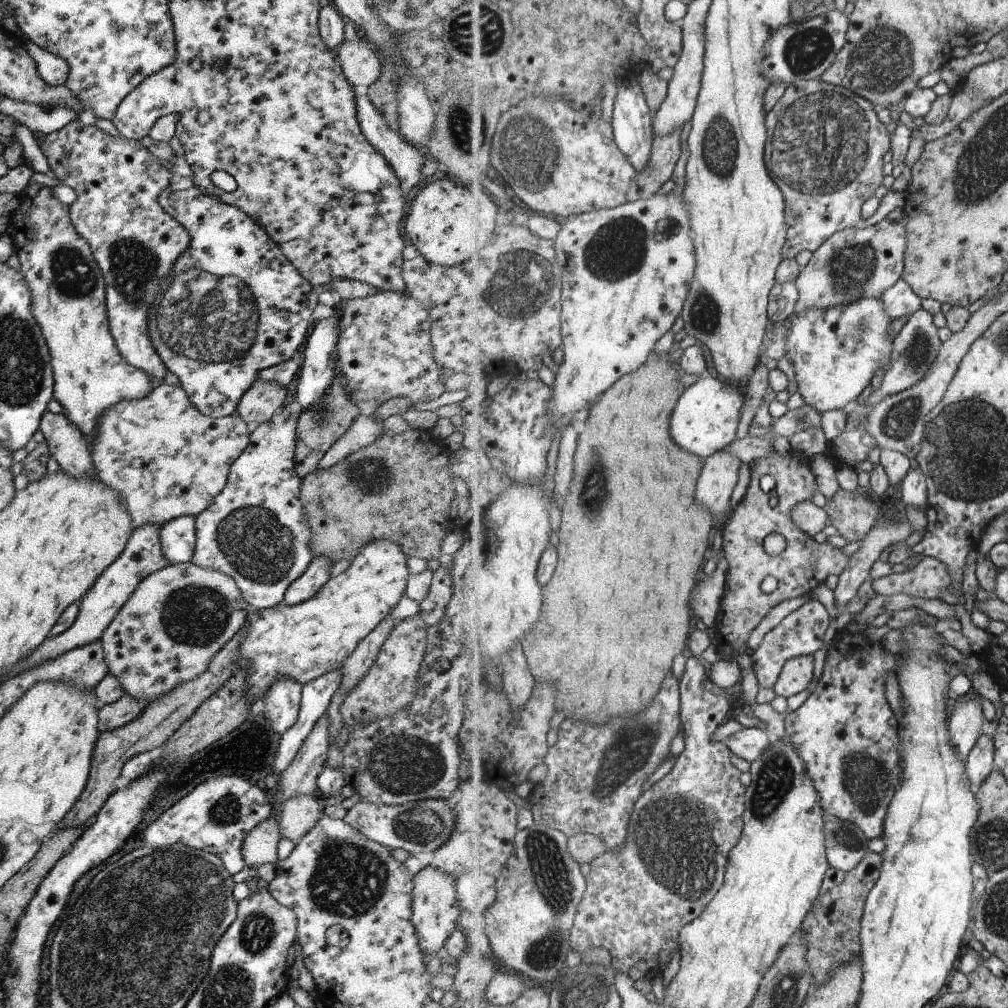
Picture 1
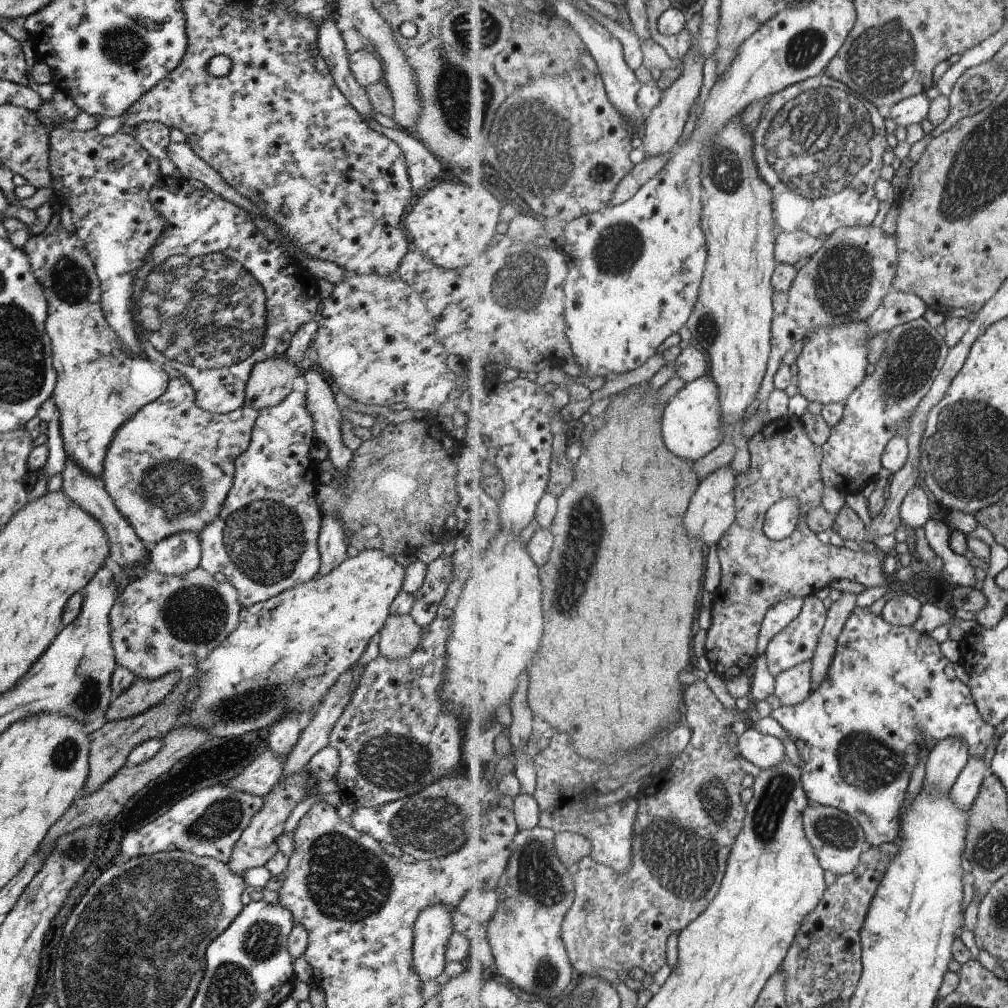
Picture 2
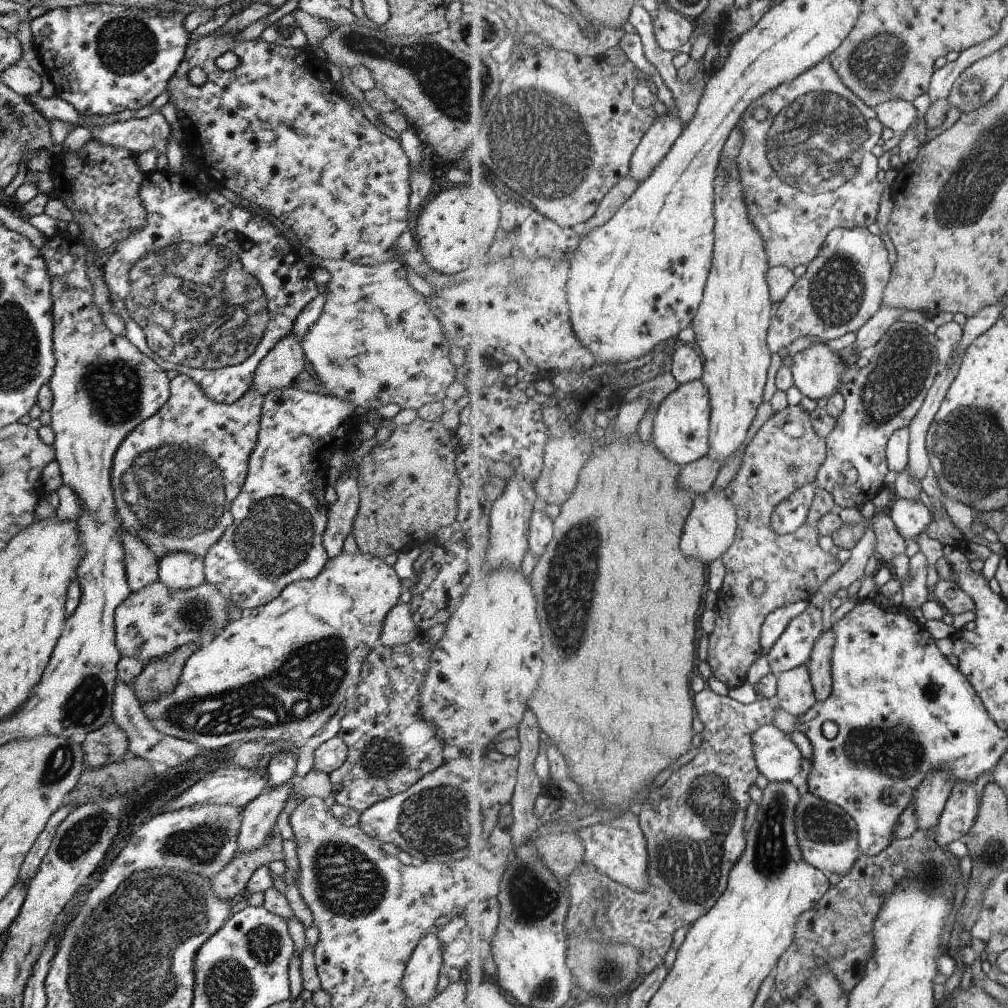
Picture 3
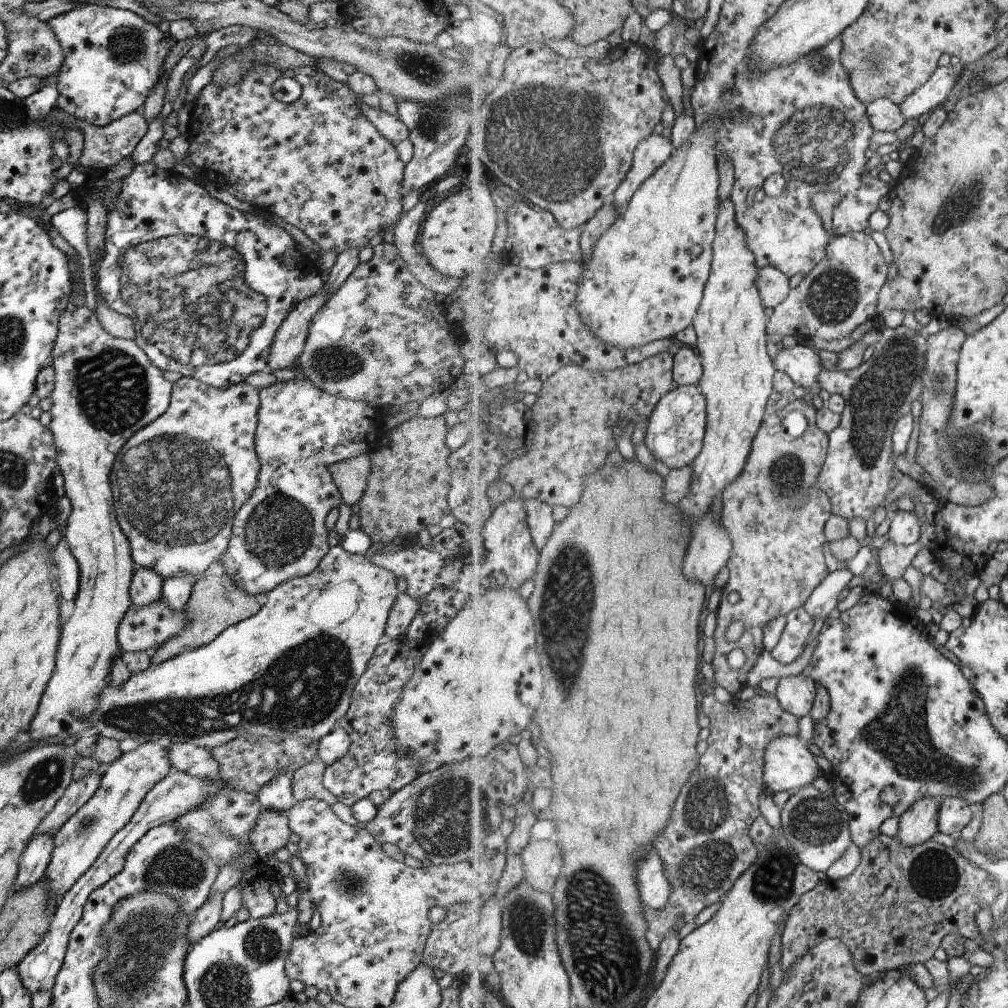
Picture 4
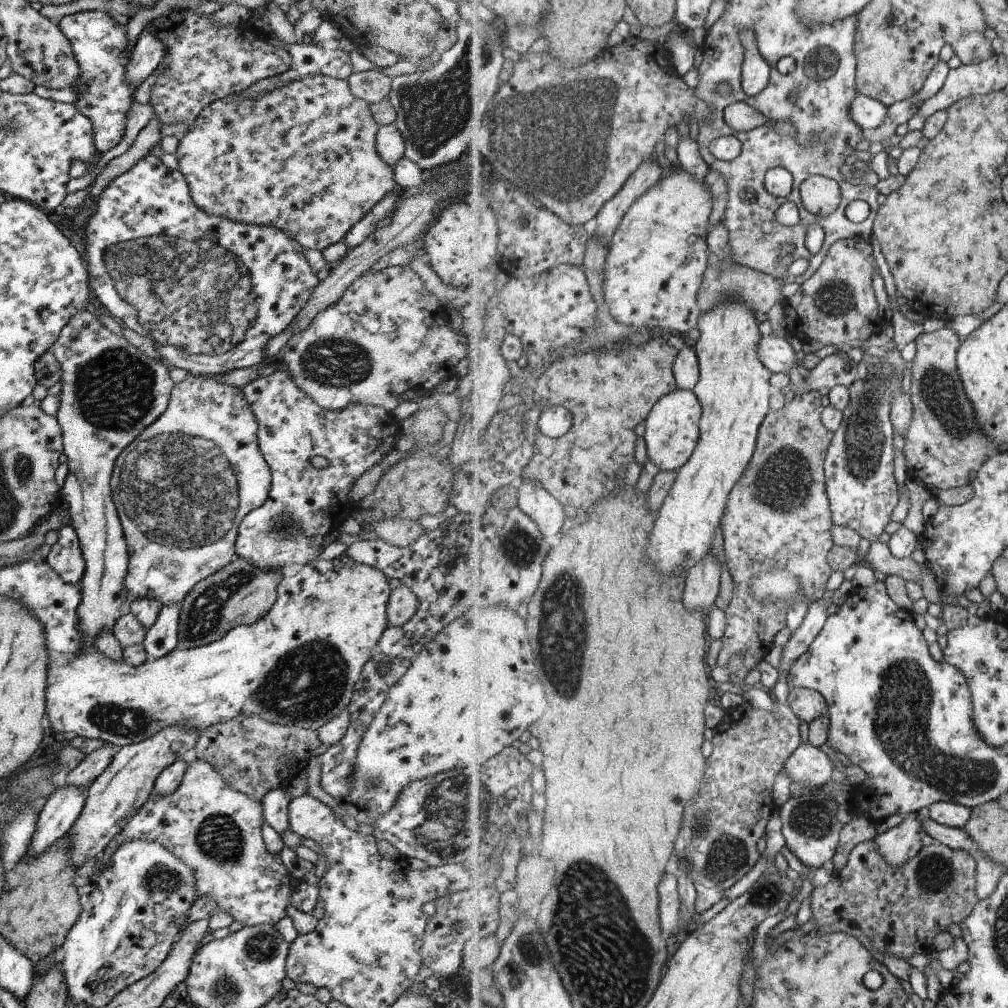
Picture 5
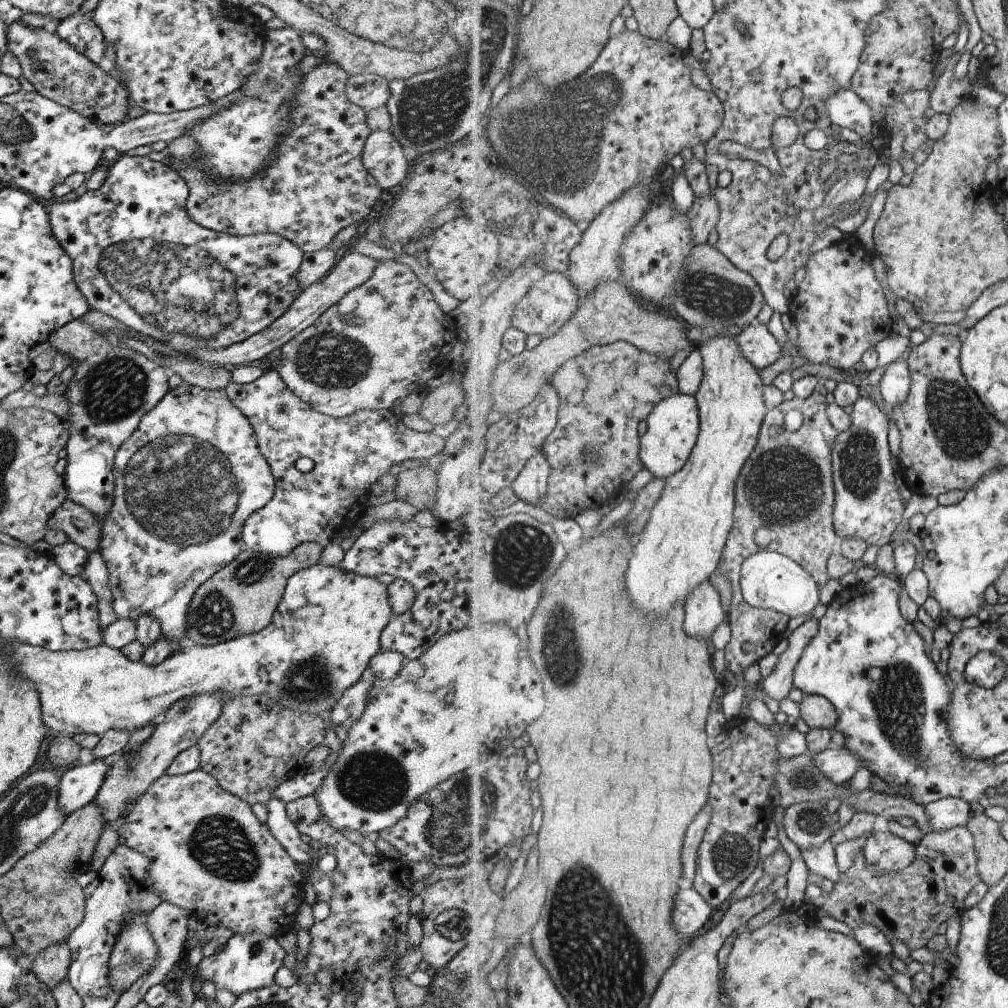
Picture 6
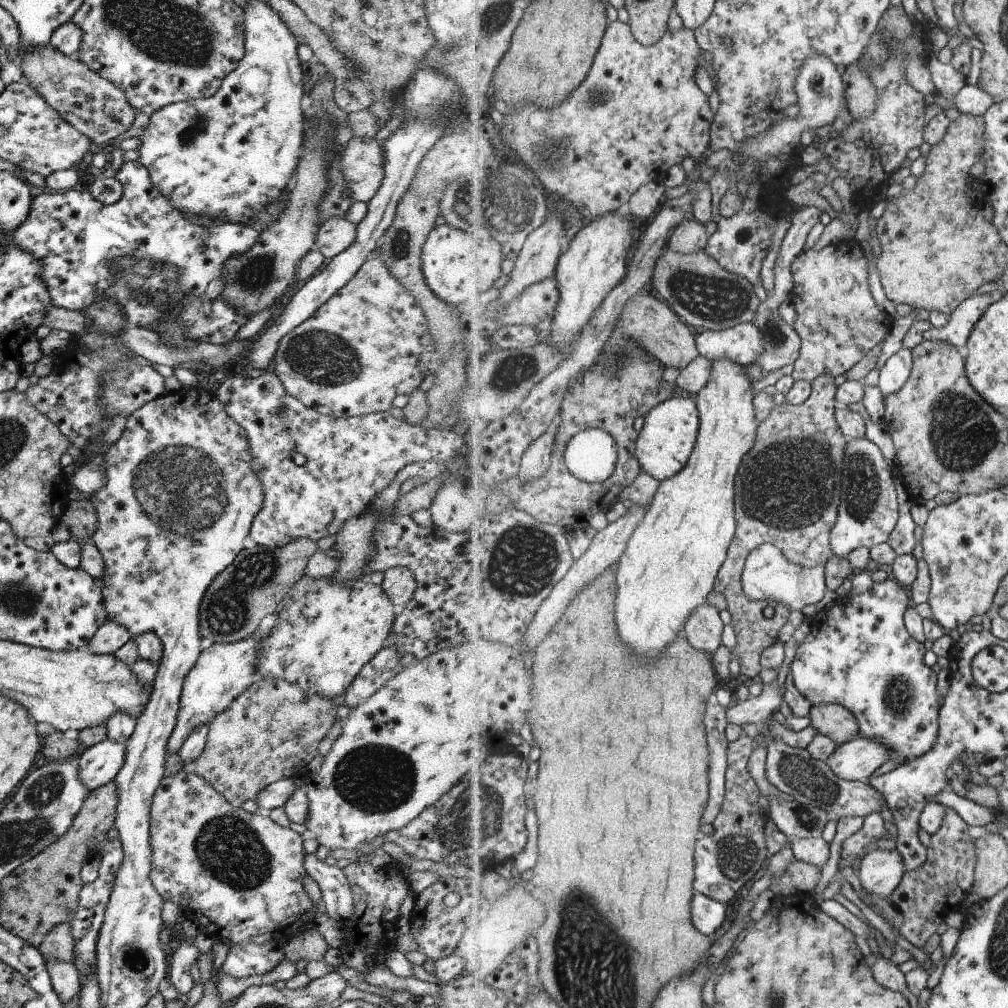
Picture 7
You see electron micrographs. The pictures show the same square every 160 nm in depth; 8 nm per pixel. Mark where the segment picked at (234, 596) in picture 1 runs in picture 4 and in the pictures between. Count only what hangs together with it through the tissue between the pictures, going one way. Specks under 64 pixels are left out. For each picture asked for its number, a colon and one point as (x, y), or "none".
2: (158, 624)
3: (150, 623)
4: (144, 628)

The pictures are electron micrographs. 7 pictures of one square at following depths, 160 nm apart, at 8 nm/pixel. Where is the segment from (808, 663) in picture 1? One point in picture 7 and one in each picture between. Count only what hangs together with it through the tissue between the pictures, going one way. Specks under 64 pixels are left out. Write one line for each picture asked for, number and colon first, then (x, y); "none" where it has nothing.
2: (793, 686)
3: (796, 695)
4: (797, 693)
5: (809, 704)
6: (817, 711)
7: (833, 720)

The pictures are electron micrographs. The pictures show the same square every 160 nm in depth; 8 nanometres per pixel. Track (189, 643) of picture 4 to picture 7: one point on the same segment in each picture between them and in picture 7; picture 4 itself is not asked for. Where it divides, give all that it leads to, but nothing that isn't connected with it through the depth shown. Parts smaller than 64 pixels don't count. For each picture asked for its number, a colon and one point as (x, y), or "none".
5: (238, 594)
6: (239, 599)
7: (259, 580)

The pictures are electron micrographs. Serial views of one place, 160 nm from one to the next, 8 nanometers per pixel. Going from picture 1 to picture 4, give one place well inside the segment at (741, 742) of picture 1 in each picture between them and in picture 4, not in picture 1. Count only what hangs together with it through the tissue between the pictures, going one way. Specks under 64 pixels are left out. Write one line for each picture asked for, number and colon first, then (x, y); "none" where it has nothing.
2: (764, 751)
3: (778, 759)
4: (790, 765)

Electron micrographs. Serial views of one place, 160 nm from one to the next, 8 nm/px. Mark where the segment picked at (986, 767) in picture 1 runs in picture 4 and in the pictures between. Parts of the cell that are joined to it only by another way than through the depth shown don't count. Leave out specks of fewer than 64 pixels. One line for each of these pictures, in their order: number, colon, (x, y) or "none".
2: (967, 788)
3: (962, 809)
4: (955, 813)

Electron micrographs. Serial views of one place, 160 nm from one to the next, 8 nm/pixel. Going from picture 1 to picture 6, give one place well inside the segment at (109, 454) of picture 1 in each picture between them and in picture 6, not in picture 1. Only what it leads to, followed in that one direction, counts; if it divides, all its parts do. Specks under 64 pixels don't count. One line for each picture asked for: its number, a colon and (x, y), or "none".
2: (168, 468)
3: (173, 476)
4: (176, 483)
5: (180, 488)
6: (189, 475)

